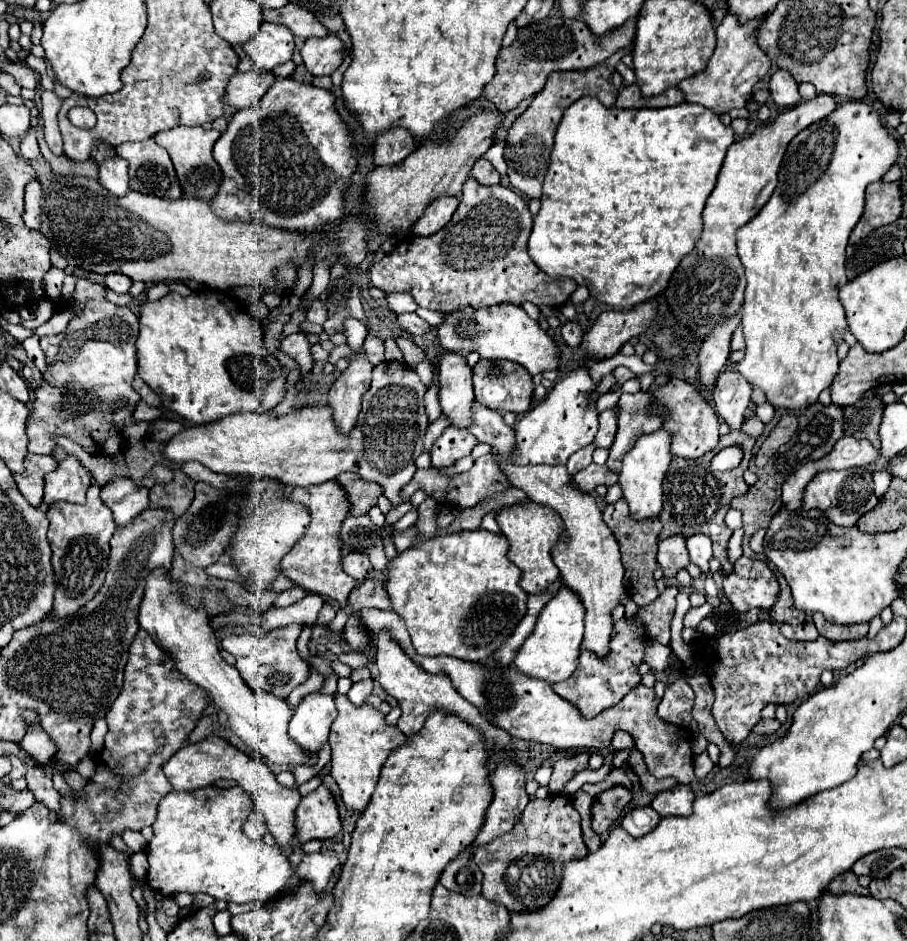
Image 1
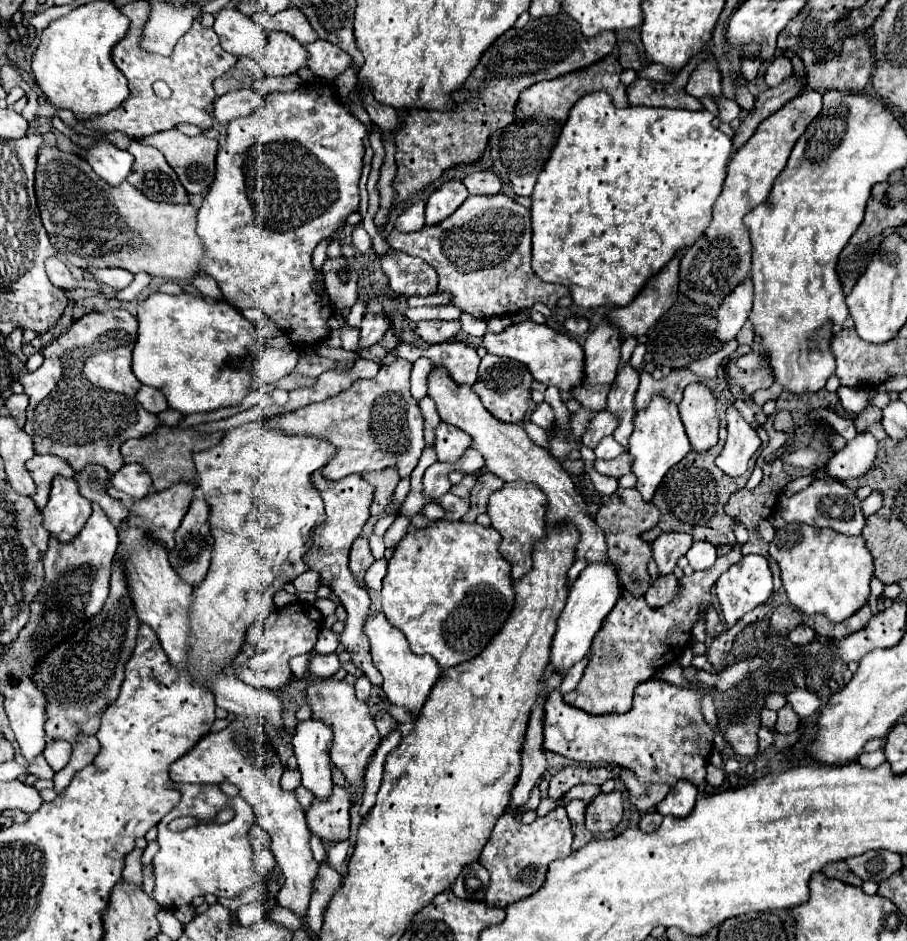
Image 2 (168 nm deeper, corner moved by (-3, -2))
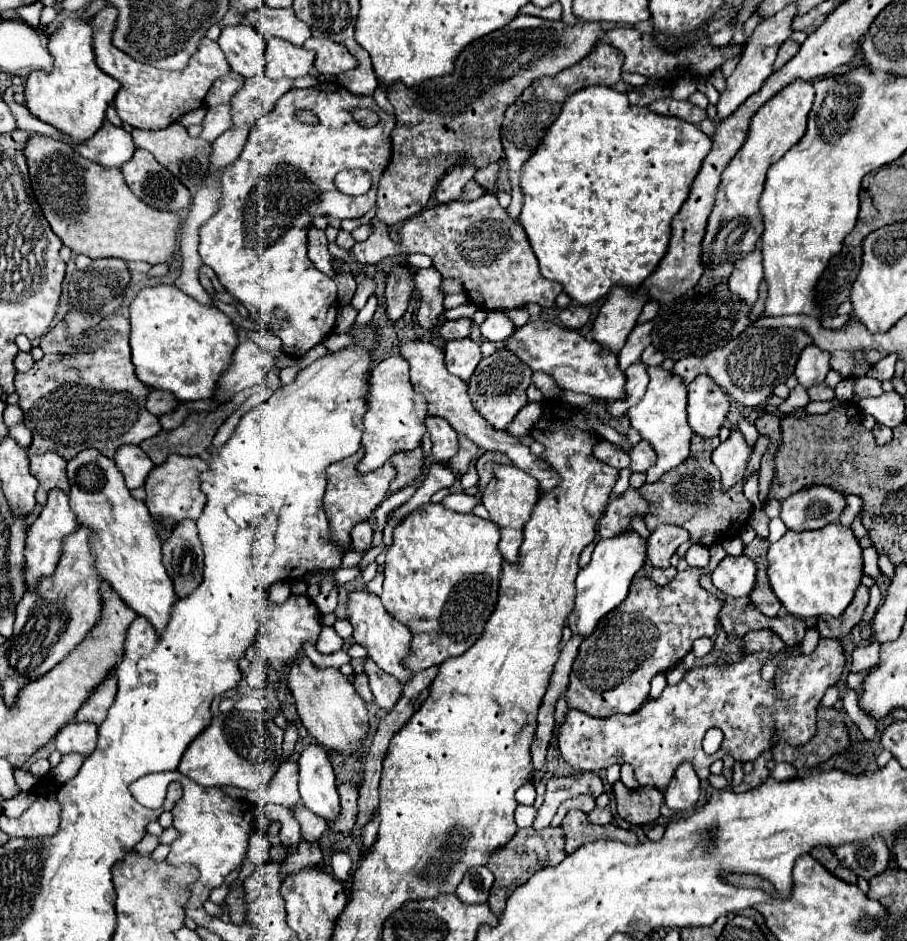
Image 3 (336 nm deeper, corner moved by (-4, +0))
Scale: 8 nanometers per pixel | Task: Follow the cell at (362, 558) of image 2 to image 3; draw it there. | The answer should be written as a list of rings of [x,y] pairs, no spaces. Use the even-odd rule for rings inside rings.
[[[362,521],[358,525],[354,525],[354,529],[350,531],[352,537],[352,545],[356,551],[364,551],[372,545],[372,523],[370,521]]]

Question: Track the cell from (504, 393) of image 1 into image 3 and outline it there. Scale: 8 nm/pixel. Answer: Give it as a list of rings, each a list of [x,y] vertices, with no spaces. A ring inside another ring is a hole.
[[[504,347],[498,349],[494,355],[484,357],[478,363],[478,369],[474,371],[474,377],[468,381],[468,395],[472,399],[474,409],[494,427],[494,429],[506,429],[516,413],[528,403],[526,389],[532,383],[532,369],[522,363],[514,353],[506,351]]]

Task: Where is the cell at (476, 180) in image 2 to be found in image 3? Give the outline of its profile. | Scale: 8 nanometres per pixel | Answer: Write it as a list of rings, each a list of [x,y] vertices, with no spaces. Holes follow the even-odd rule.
[[[472,179],[470,183],[466,183],[466,189],[462,191],[460,201],[474,201],[474,199],[478,199],[478,197],[482,197],[482,195],[484,195],[484,189]]]

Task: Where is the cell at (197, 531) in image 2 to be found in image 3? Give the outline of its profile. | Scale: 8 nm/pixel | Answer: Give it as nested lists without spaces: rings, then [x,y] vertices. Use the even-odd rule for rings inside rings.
[[[182,521],[162,543],[162,561],[174,581],[176,599],[188,597],[202,583],[204,551],[194,521]]]

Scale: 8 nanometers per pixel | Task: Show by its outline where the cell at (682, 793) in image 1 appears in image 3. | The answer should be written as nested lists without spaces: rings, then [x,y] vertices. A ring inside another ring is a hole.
[[[684,761],[682,765],[678,765],[670,785],[666,787],[664,801],[676,813],[686,813],[696,805],[698,797],[700,797],[700,779],[694,773],[690,761]]]

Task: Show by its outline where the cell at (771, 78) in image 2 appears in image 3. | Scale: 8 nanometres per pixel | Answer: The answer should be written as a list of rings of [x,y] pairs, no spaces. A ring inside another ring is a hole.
[[[792,39],[784,41],[784,45],[780,47],[778,57],[776,57],[776,61],[774,61],[774,69],[780,69],[784,63],[788,63],[788,61],[798,53],[798,49],[800,49],[800,43],[796,43],[796,41],[792,41]]]

